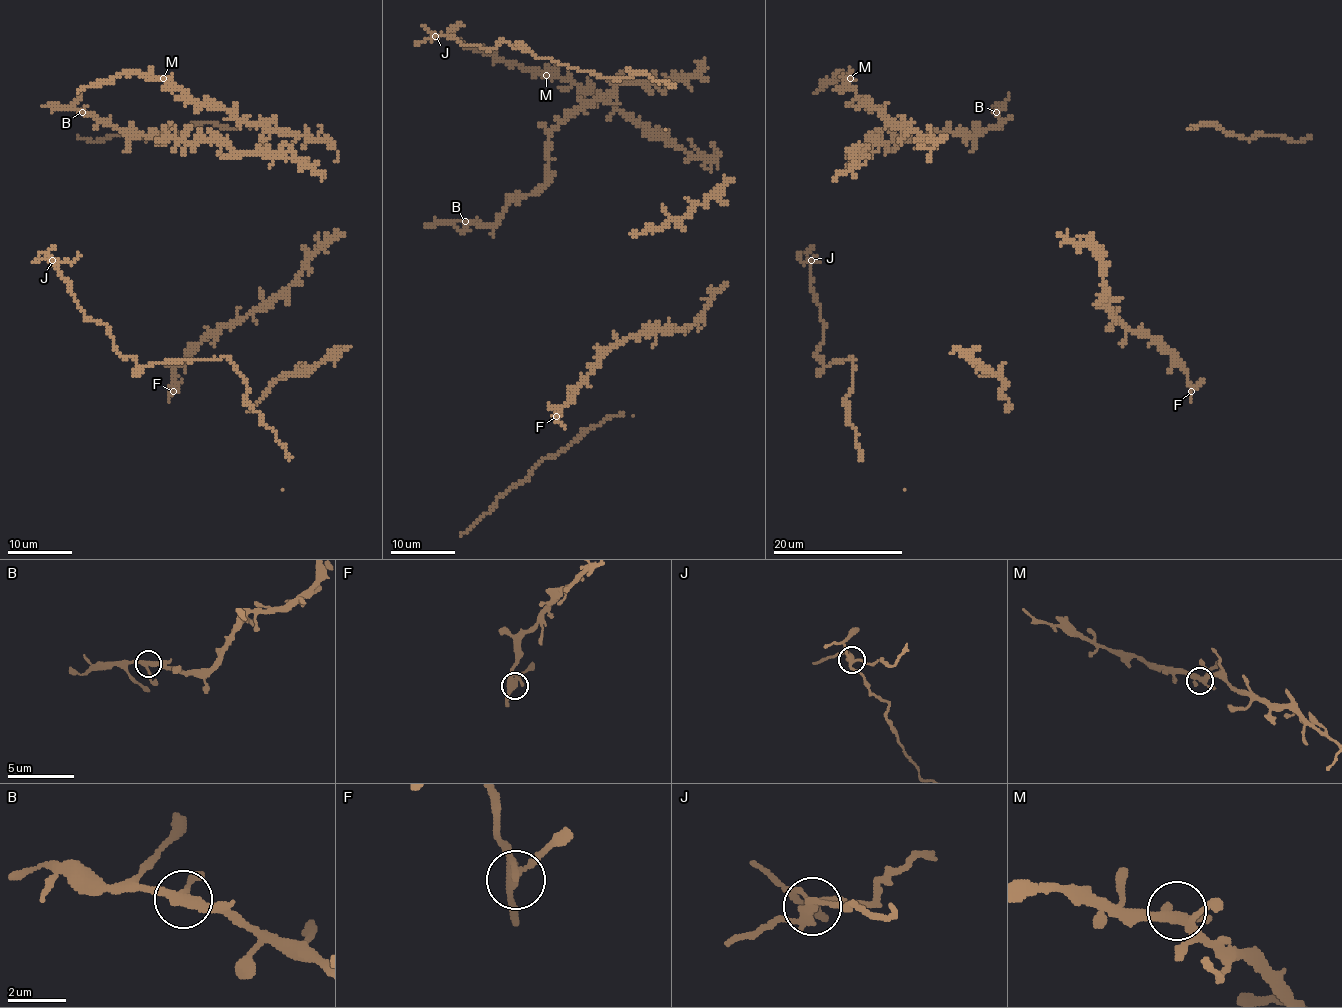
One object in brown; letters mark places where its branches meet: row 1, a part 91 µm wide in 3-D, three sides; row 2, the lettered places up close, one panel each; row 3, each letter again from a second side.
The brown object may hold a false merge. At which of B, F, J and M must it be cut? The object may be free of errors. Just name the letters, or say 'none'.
J

